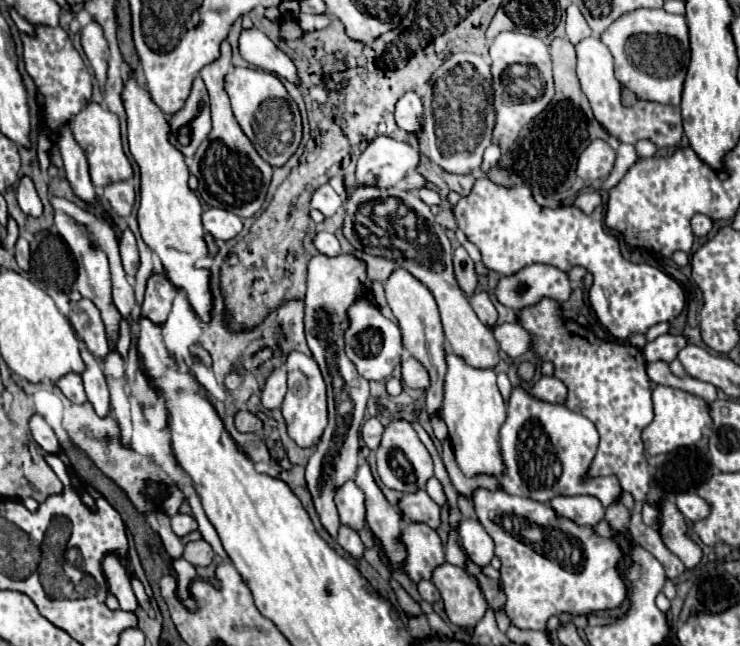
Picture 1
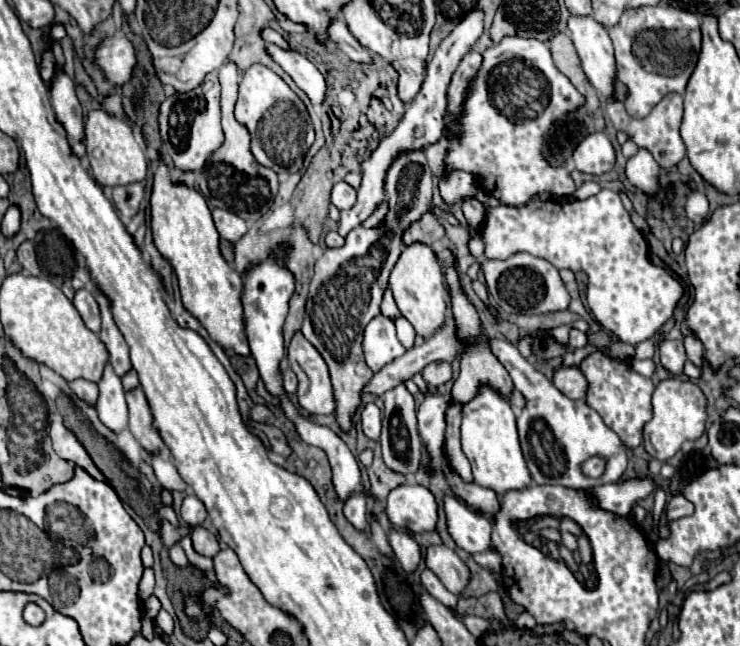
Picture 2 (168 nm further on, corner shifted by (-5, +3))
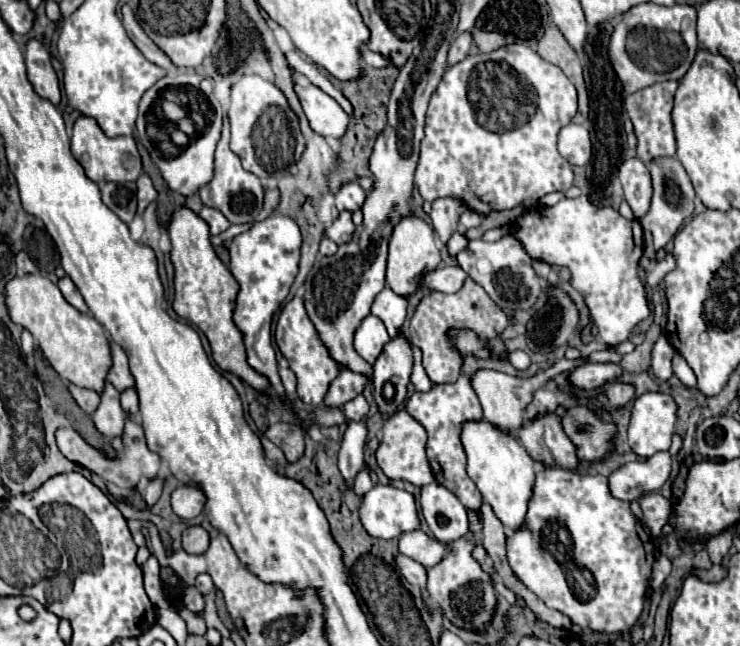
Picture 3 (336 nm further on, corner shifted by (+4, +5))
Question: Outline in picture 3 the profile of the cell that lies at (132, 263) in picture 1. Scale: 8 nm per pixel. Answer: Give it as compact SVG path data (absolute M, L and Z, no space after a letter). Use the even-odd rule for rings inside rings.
M140 175L140 179L136 181L138 183L138 215L142 215L144 213L144 209L148 207L148 203L152 203L152 201L156 201L156 197L158 197L158 191L154 189L154 185L152 185L152 180L148 175Z

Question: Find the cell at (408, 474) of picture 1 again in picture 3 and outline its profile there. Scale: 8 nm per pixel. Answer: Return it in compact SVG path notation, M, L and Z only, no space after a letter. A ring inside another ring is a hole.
M400 331L398 337L384 347L382 355L374 363L374 375L372 375L374 401L378 405L378 411L384 415L384 419L392 417L404 405L410 369L412 369L412 351L404 331ZM386 383L394 385L394 399L390 403L382 395Z

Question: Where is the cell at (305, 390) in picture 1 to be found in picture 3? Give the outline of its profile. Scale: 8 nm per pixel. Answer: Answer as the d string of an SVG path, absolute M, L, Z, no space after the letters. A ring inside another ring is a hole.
M294 297L280 311L280 317L278 317L278 323L276 323L276 345L282 351L282 355L288 359L288 365L298 379L298 389L296 391L298 391L300 401L304 401L306 405L312 405L312 407L322 405L324 395L328 393L328 387L330 387L332 379L336 379L336 375L340 373L340 367L328 357L326 347L318 339L316 329L310 323L310 319L304 311L302 299Z

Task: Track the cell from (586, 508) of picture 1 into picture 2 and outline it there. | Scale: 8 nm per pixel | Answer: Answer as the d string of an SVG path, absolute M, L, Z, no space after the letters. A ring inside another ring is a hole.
M645 475L645 477L633 477L627 481L587 489L587 493L597 497L597 505L601 509L609 509L611 513L617 513L617 515L629 515L633 505L637 501L643 501L655 489L657 489L655 479Z

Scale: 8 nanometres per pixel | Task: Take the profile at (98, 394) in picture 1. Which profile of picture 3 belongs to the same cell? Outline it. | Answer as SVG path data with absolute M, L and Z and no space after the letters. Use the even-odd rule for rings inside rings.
M108 381L104 385L104 391L100 393L100 405L92 413L92 421L94 421L96 429L102 435L110 437L110 439L122 435L122 429L124 429L124 411L120 407L120 393Z

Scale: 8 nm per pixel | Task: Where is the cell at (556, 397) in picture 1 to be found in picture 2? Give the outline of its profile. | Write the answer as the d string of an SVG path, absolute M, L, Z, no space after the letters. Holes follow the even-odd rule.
M563 367L553 377L555 387L569 399L585 399L589 383L579 367Z

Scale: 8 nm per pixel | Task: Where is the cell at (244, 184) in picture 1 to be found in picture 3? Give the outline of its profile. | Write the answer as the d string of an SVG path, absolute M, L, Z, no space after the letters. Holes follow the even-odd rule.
M224 117L222 137L220 137L218 147L216 147L214 177L210 183L200 187L198 193L200 193L200 199L206 207L220 209L230 223L248 223L248 221L256 219L256 215L262 211L264 189L262 189L260 179L242 167L240 157L236 153L232 153L232 149L228 147L228 141L230 141L230 127L228 127L228 117Z

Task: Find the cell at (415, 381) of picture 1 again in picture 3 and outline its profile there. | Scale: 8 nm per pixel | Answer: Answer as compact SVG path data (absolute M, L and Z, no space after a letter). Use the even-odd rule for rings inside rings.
M468 277L464 287L454 295L436 291L430 297L422 299L418 311L412 317L408 335L410 335L412 343L422 349L422 365L424 365L430 381L432 383L456 383L456 379L460 375L462 357L454 351L452 343L446 339L446 335L444 335L446 329L468 327L468 329L474 329L482 339L492 339L496 335L500 335L506 325L508 325L506 315L494 305L494 301L486 295L486 291Z

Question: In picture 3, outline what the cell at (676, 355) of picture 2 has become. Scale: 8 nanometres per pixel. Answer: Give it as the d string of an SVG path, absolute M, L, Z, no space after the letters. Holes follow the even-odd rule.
M660 335L652 349L652 371L660 381L666 381L672 377L672 357L676 355L676 349L668 343L666 335Z

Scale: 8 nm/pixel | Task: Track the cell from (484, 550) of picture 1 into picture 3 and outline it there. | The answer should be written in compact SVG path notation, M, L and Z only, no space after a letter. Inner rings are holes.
M430 483L422 487L420 495L422 515L434 533L434 537L442 543L452 543L468 533L468 515L464 505L452 495L444 485Z

